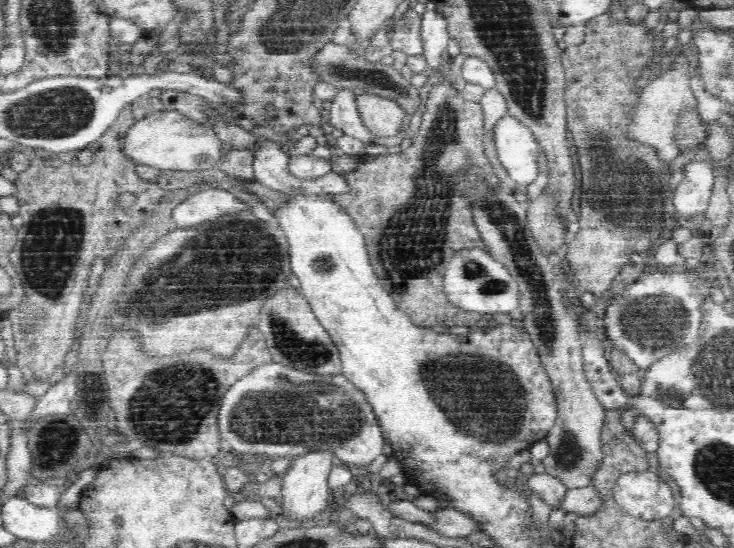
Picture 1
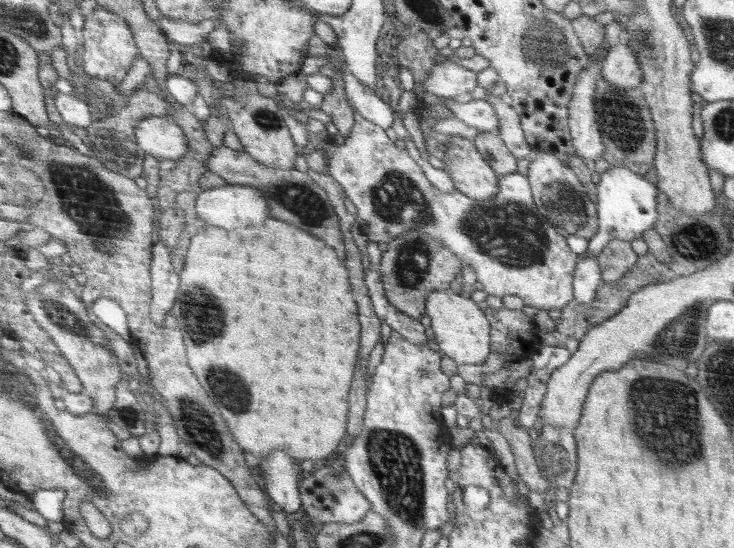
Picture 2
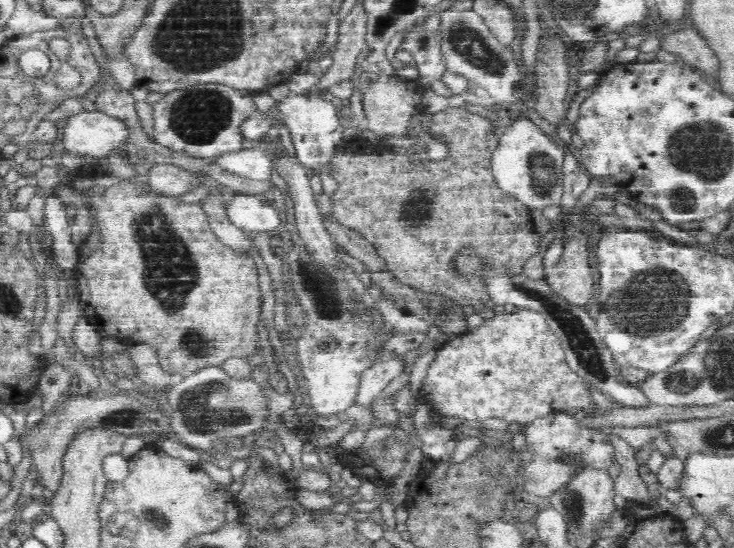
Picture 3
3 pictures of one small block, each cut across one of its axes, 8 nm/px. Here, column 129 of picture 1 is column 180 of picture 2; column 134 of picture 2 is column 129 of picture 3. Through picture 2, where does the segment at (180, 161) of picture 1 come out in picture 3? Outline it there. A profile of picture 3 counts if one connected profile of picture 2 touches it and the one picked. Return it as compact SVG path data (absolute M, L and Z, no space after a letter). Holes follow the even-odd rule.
M98 111L74 114L63 131L64 152L106 158L124 145L130 129L124 121Z

